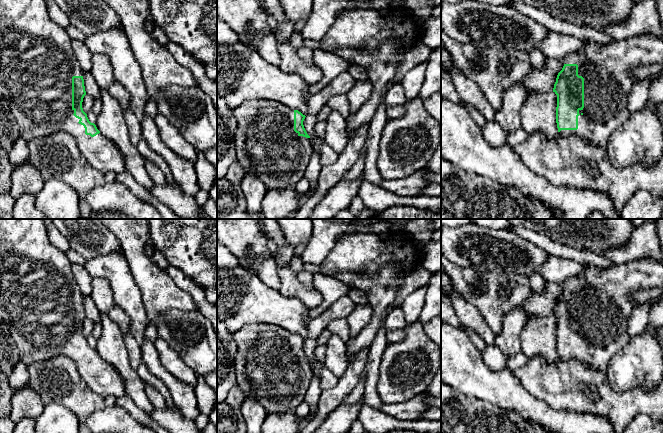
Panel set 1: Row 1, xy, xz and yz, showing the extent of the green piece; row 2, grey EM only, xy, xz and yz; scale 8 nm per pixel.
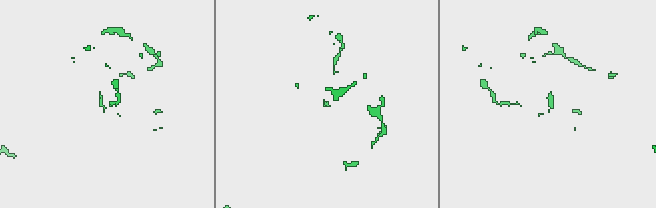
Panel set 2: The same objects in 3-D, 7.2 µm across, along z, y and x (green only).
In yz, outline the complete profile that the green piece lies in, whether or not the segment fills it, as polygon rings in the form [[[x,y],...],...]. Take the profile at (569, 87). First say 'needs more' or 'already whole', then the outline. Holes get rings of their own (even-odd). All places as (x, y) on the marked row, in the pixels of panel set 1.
needs more; [[[646,33],[625,40],[612,39],[605,45],[585,41],[582,42],[579,51],[566,55],[561,61],[564,66],[558,73],[553,88],[553,92],[557,95],[556,123],[559,134],[578,136],[592,145],[606,149],[612,133],[630,117],[628,95],[634,82],[630,74],[631,70],[638,66],[662,64],[663,39]]]

